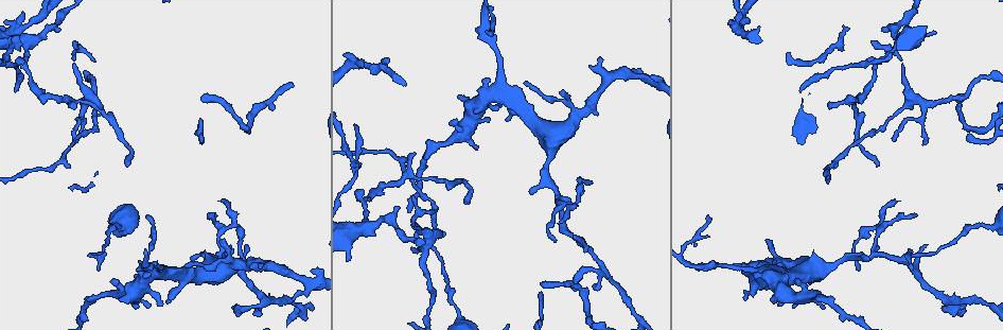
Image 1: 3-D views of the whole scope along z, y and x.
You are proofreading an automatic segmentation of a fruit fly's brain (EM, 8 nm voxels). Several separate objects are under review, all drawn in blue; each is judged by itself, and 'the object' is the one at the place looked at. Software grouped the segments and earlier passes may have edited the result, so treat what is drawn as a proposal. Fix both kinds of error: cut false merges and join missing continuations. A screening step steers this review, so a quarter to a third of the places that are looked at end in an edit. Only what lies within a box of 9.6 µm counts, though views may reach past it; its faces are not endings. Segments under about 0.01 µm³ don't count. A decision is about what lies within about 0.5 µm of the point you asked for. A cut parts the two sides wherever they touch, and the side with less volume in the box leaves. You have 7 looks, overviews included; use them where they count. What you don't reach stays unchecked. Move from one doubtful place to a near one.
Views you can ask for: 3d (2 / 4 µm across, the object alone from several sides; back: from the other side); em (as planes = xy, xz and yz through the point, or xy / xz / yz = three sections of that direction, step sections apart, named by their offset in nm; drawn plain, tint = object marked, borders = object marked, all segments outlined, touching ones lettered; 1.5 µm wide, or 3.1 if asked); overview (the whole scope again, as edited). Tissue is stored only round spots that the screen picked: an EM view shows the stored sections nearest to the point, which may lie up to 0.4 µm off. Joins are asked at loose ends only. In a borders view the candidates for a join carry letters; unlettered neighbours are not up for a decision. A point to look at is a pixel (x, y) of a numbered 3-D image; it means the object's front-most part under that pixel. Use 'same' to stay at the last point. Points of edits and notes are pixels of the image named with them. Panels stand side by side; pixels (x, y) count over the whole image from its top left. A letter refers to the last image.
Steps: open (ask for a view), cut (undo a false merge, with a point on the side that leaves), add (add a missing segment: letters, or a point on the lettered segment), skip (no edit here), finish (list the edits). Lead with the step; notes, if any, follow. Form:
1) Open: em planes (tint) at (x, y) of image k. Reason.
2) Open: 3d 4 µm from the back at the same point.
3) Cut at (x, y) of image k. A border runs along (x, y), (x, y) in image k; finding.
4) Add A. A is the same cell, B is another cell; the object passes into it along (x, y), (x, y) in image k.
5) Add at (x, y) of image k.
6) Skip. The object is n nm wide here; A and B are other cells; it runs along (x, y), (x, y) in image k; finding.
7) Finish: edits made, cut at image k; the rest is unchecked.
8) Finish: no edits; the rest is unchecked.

Open: em planes (plain) at (468, 204) of image 1. End of a long branch.

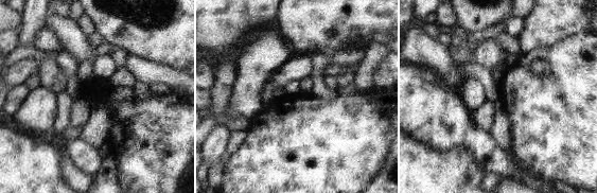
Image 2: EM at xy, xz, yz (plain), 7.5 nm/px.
Open: em planes (borders) at the same point.

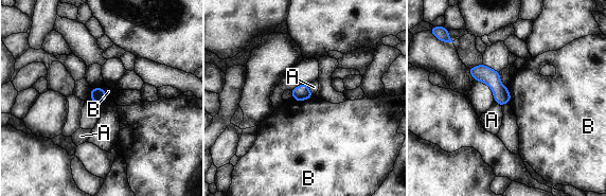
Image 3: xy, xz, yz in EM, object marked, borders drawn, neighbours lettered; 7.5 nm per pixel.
Skip. The object is 110 nm wide here; A and B are other cells; it runs along (471, 70), (482, 73), (508, 99) in image 3; none of them fits.

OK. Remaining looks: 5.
Open: 3d 4 µm at (416, 154) of image 1. An open end.

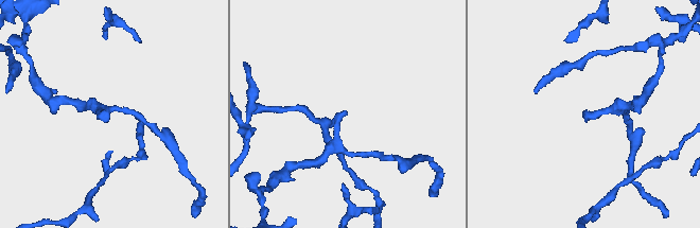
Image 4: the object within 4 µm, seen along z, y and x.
Open: em yz step 4 (tint) at (345, 112) of image 4.

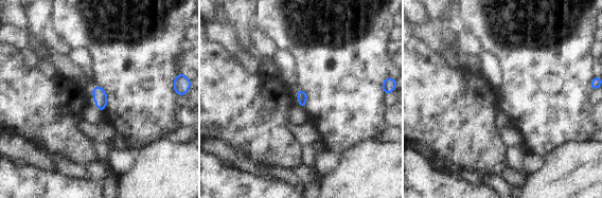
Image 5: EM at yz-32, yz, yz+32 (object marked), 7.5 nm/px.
Open: em xz step 8 (borders) at the same point. Another direction.

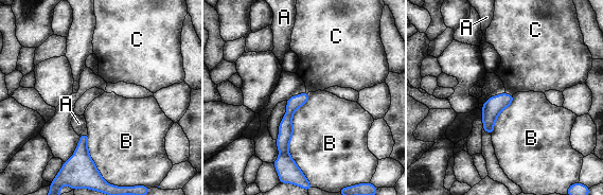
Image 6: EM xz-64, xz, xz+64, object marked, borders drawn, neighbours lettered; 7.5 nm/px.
Skip. The longest contact is with B, 600 nm; A, B and C are other cells; a border runs along (504, 92), (512, 95) in image 6; none of them fits.

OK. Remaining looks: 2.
Open: 3d 4 µm at (962, 94) of image 1. Tapers out.

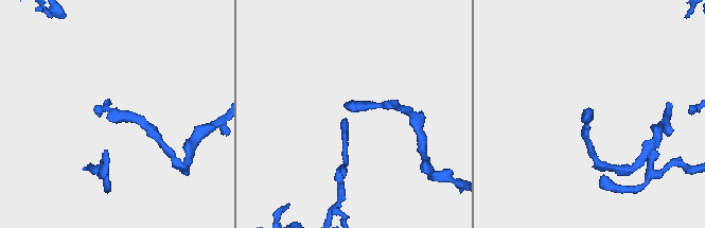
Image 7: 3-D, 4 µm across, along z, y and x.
Open: em xy step 8 (borders) at (346, 104) of image 7.

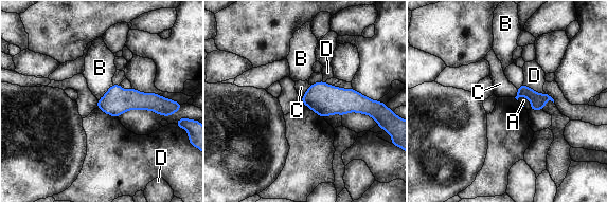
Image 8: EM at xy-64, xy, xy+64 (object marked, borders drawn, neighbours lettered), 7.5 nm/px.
Skip. The longest contact is with D, 180 nm; A, B, C and D are other cells; no lettered segment goes on from it.

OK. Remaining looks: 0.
Finish: no edits; the rest is unchecked.

